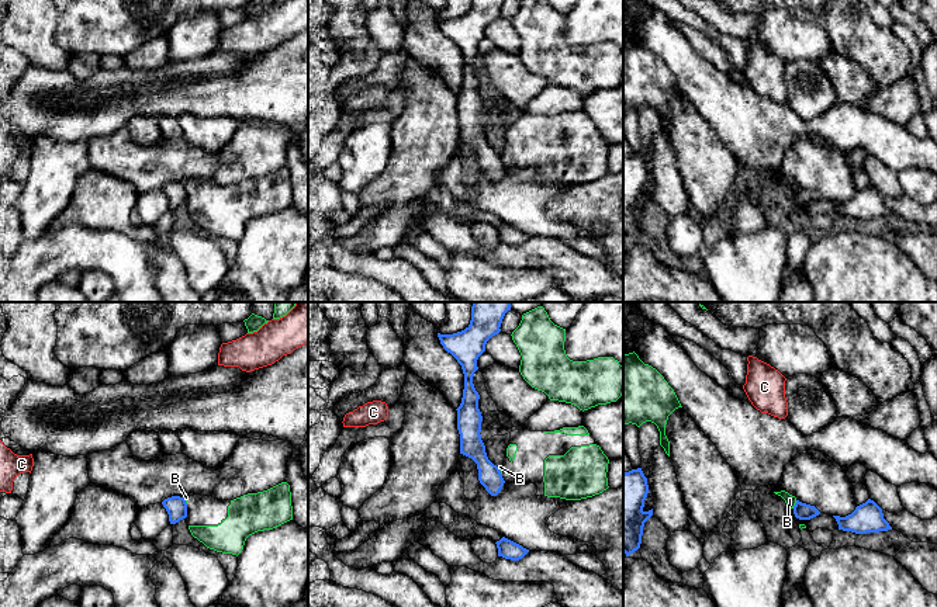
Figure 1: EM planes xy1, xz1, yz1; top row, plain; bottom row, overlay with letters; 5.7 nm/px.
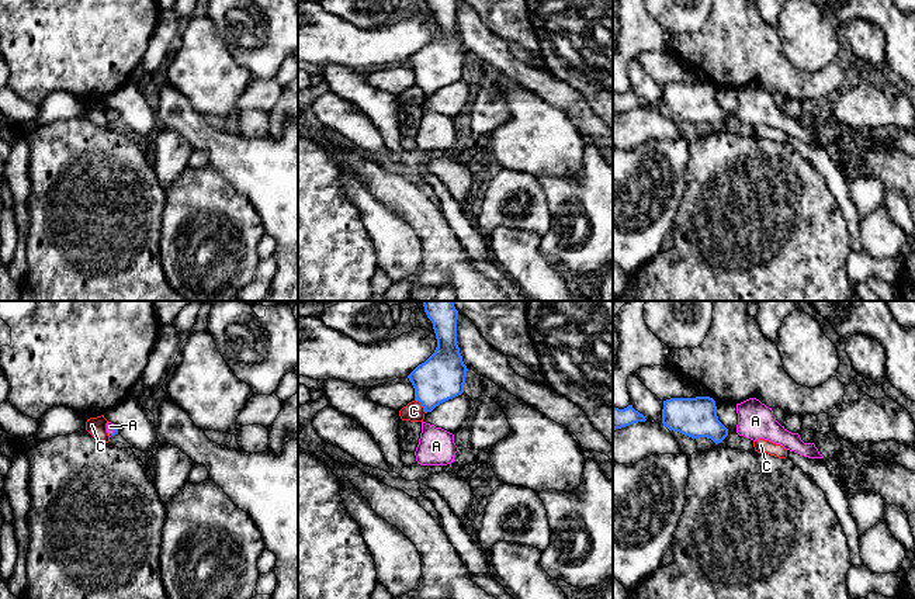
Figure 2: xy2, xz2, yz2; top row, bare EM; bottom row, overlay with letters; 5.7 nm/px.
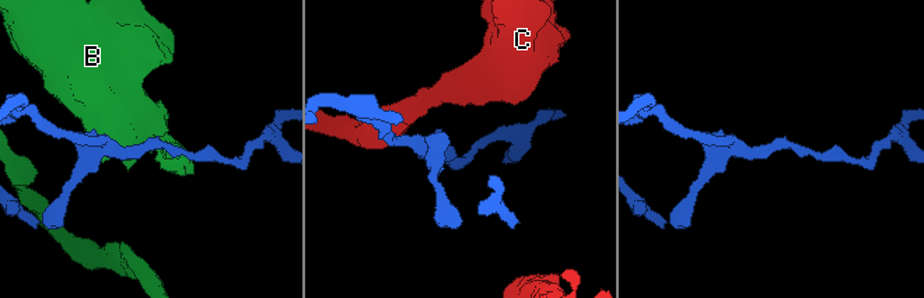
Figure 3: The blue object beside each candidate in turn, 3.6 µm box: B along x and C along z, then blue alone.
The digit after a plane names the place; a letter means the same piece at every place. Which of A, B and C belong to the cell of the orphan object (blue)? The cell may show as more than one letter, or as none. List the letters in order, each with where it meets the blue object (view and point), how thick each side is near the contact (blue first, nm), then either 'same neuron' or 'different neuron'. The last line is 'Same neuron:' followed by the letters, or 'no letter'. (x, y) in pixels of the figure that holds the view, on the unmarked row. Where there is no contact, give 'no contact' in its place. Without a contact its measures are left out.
A: xy2 (114, 117) | 20/50 nm | same neuron
B: yz1 (795, 190) | 100/60 nm | different neuron
C: xz2 (422, 90) | 260/110 nm | different neuron
Same neuron: A

